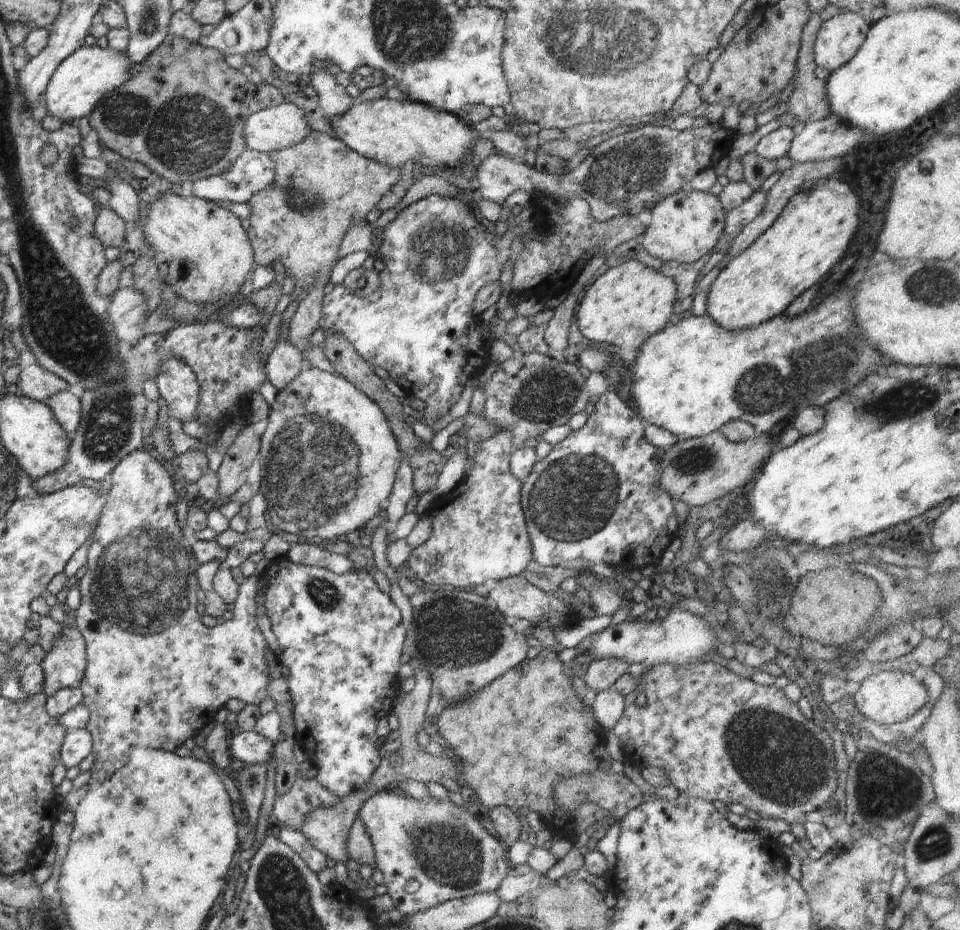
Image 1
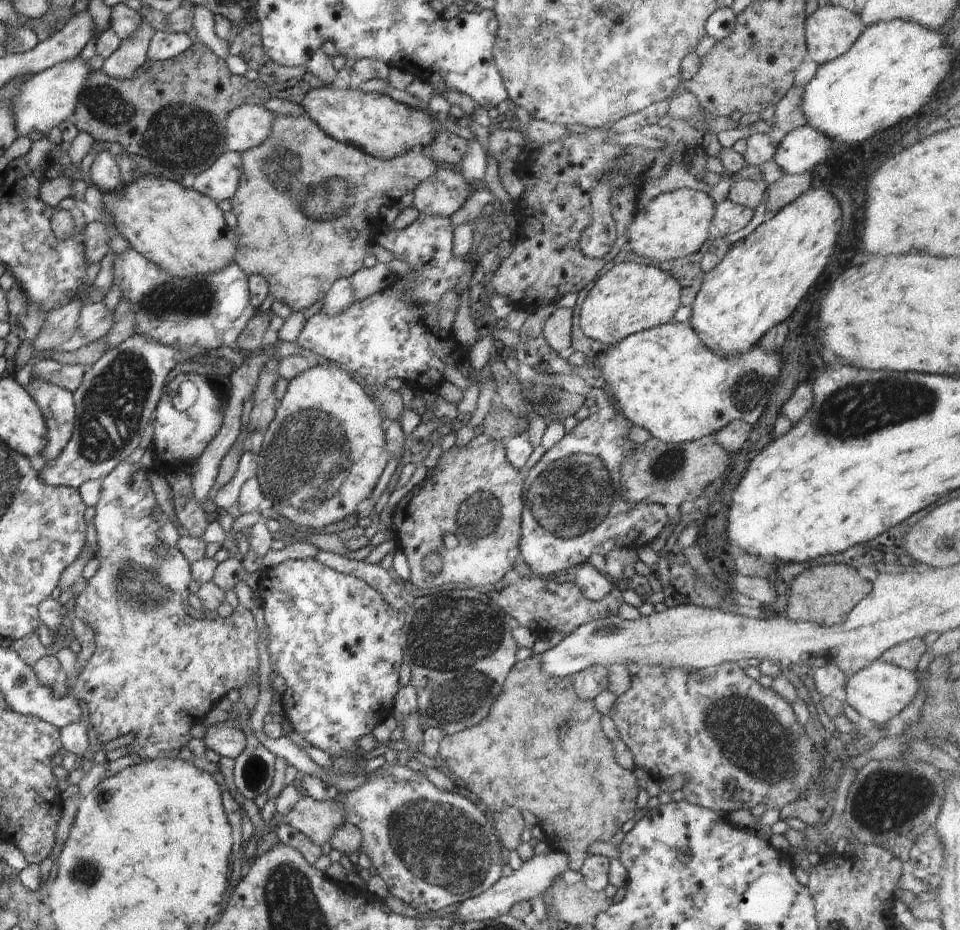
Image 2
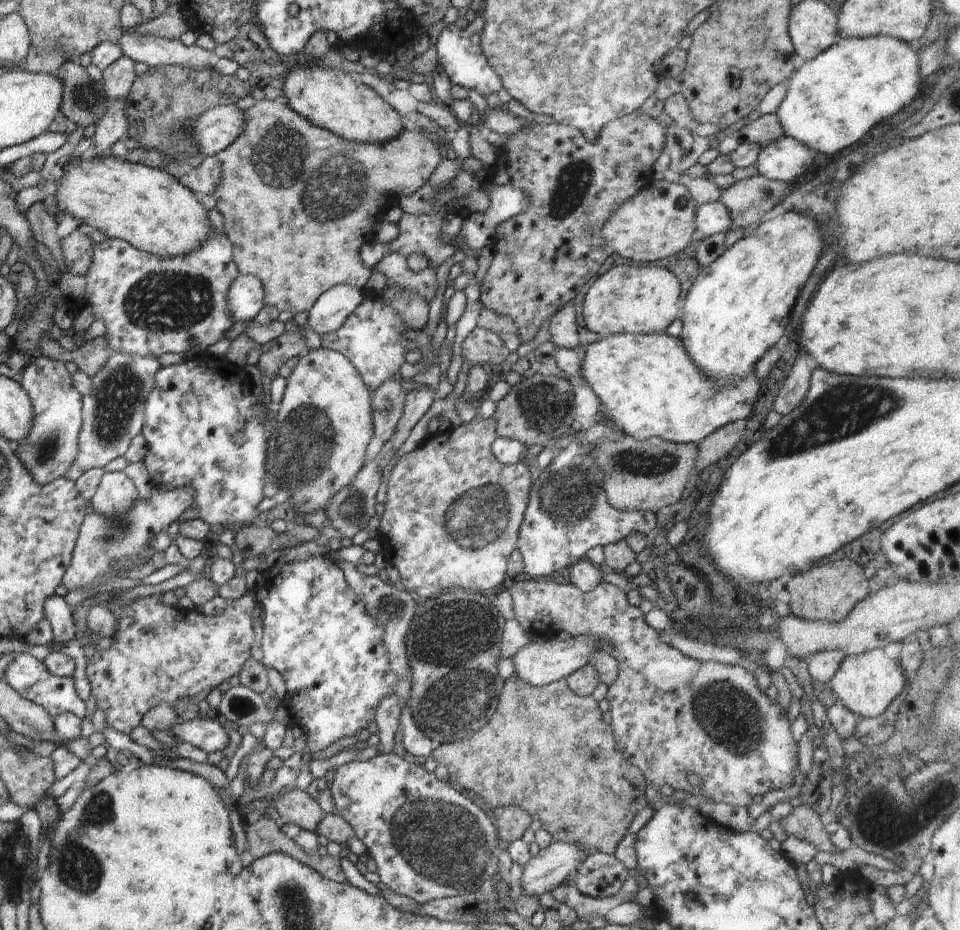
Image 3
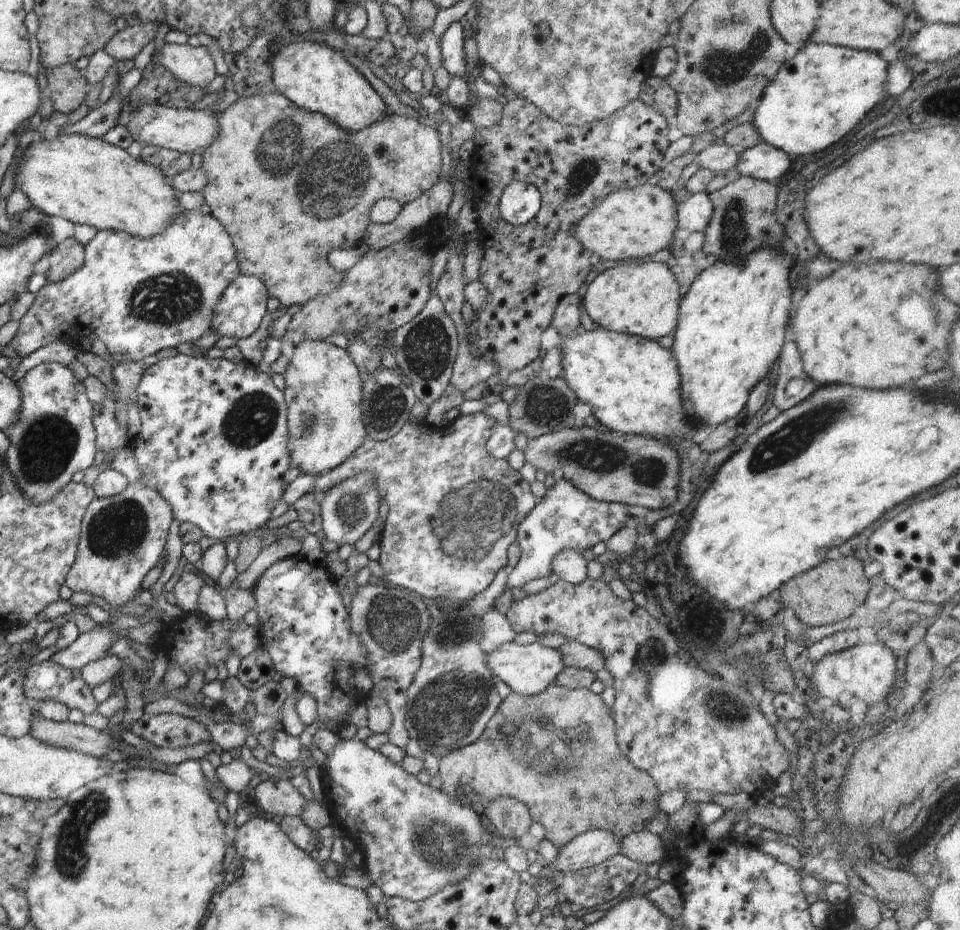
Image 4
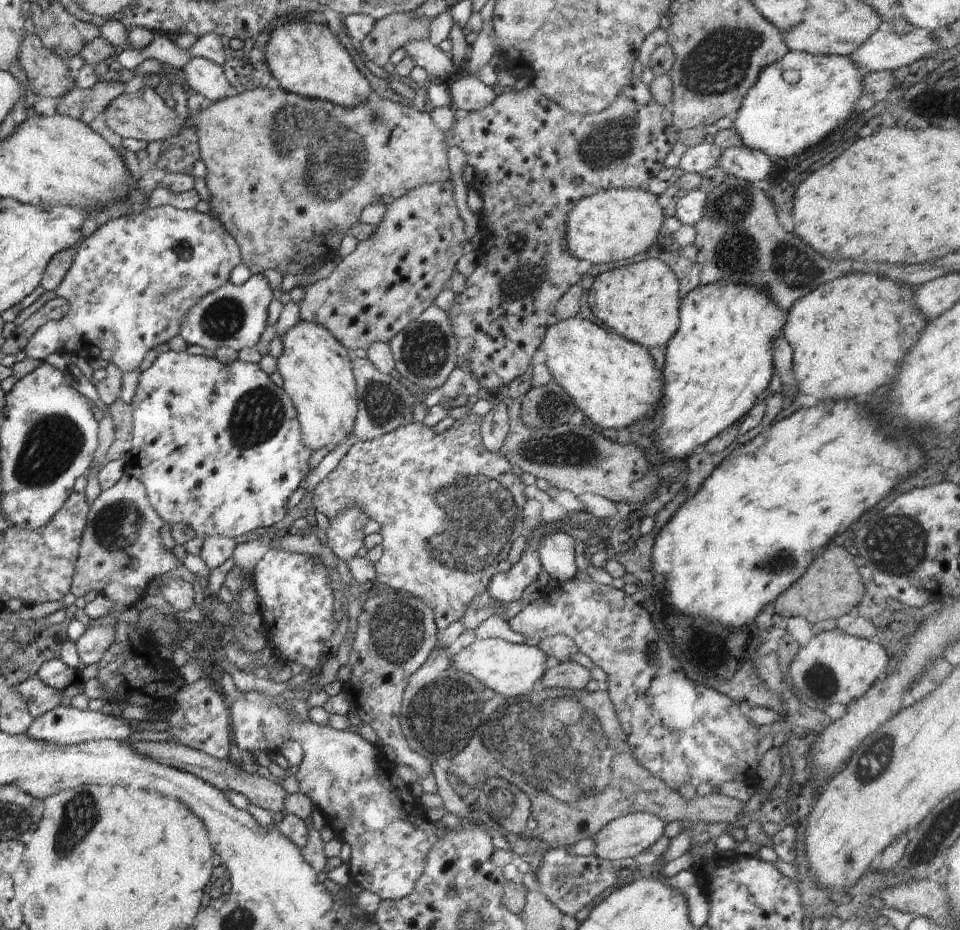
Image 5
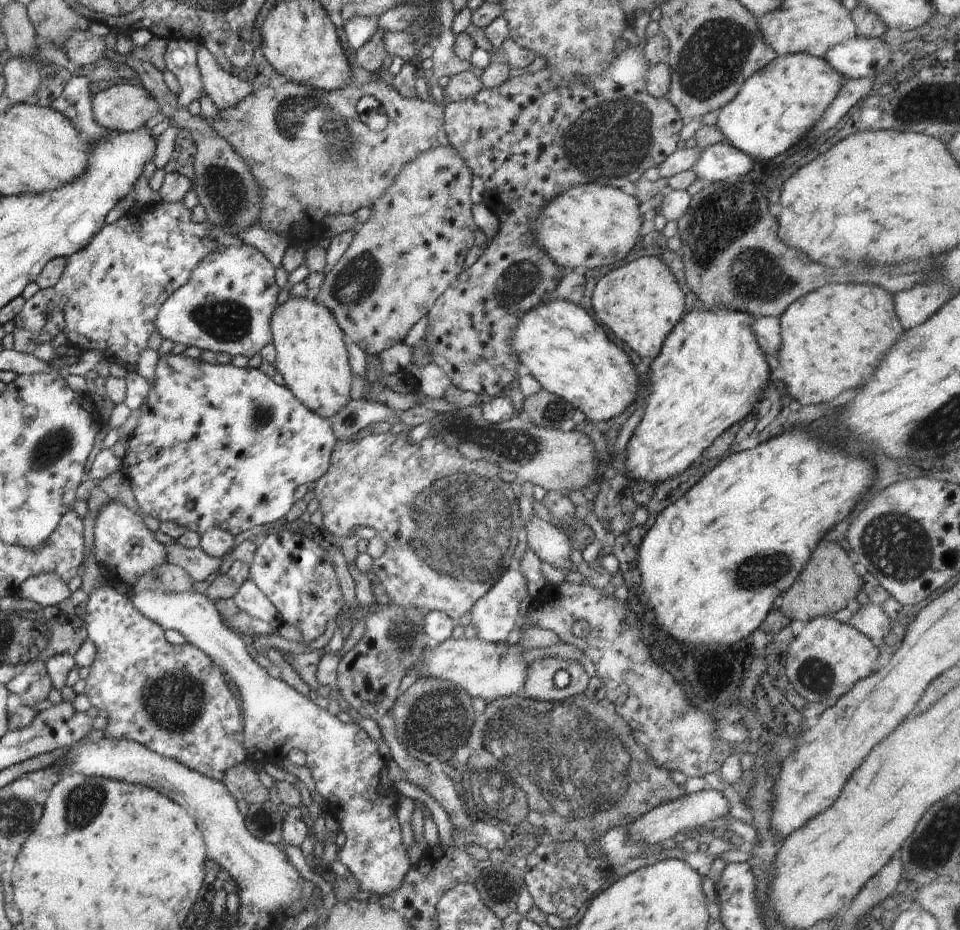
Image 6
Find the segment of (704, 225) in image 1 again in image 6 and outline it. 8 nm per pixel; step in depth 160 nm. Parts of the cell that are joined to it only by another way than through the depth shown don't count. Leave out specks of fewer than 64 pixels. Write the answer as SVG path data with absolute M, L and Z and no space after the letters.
M578 185L552 199L534 222L535 238L551 259L564 268L600 268L622 262L638 241L643 215L637 198L606 185Z

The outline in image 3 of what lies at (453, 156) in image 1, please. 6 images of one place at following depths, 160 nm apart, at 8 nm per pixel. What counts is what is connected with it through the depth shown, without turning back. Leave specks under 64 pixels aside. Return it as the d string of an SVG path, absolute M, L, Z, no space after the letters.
M296 66L286 75L283 82L283 94L288 106L312 125L326 129L340 138L361 143L387 143L395 139L403 130L400 123L401 116L386 102L372 87L357 83L350 74L336 67L332 70L326 68L308 68Z

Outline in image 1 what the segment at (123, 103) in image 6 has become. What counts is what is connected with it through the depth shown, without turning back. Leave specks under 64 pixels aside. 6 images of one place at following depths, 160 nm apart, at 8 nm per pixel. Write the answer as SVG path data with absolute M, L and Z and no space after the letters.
M286 102L251 114L243 126L247 148L269 153L300 144L313 131L307 124L306 114L304 109Z

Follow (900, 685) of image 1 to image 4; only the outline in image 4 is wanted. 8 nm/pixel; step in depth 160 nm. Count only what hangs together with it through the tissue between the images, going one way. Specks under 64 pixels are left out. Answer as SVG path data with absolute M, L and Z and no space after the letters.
M883 642L875 644L854 645L852 648L829 654L817 661L809 676L820 697L828 697L834 704L849 709L854 702L860 700L868 708L884 702L892 690L898 688L895 682L898 658Z

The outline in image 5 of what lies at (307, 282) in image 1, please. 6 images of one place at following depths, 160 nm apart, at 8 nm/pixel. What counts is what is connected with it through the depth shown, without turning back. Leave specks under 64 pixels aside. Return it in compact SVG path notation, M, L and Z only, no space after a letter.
M280 87L274 90L257 88L228 96L215 102L200 114L190 111L190 117L194 118L198 127L199 153L202 162L206 165L205 182L210 192L209 198L215 216L238 243L242 263L253 275L275 269L283 277L287 274L310 276L316 271L315 267L319 263L323 266L330 258L334 258L341 247L341 240L348 235L352 225L360 221L361 212L368 205L380 203L389 205L415 188L426 183L443 183L451 176L447 157L450 146L445 140L445 134L432 121L431 115L426 111L419 112L415 108L395 103L390 99L381 99L374 91L362 104L353 109L345 109L320 99L307 99L286 92Z

